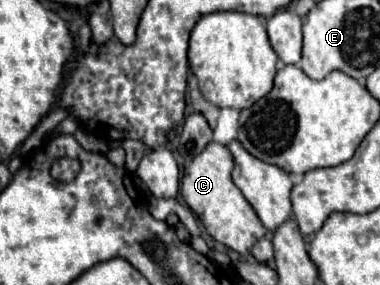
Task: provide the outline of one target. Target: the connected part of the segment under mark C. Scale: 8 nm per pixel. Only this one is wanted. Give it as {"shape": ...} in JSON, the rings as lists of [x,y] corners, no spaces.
{"shape":[[[209,142],[199,156],[185,164],[185,172],[181,178],[181,196],[187,202],[187,206],[199,216],[205,230],[217,242],[225,244],[227,248],[239,254],[247,254],[251,250],[251,244],[267,234],[267,228],[261,224],[259,216],[245,200],[241,190],[233,184],[231,170],[233,170],[231,152],[223,144]]]}

